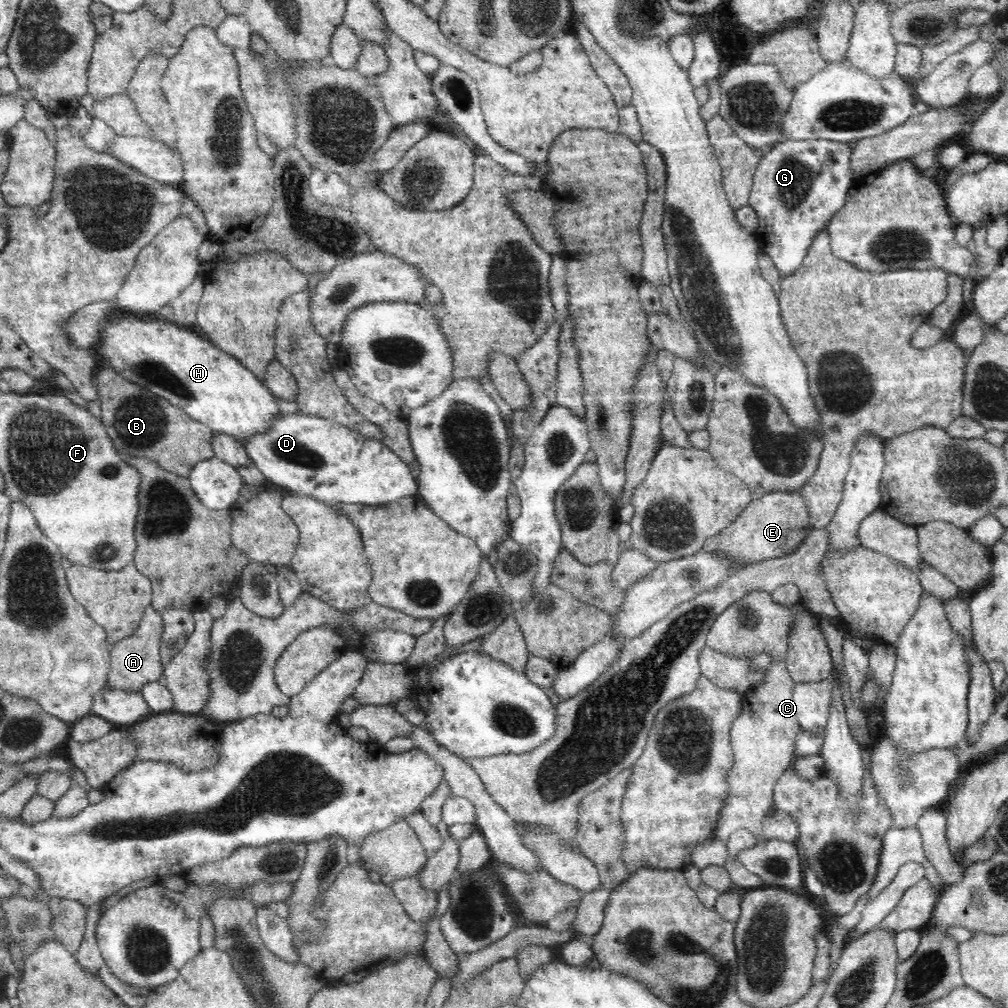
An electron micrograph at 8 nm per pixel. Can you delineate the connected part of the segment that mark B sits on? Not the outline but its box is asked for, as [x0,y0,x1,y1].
[94,367,215,477]

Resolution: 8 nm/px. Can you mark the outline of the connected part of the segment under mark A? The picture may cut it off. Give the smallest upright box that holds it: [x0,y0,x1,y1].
[106,606,164,692]

